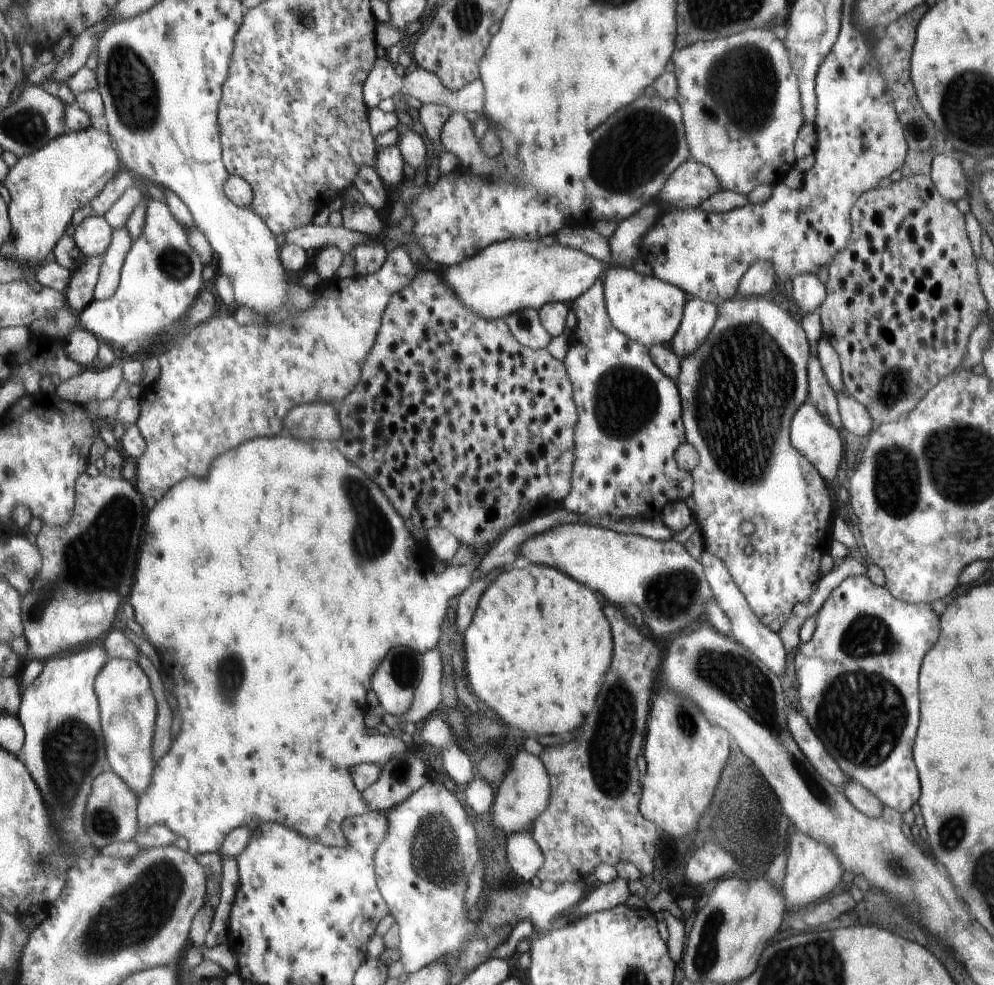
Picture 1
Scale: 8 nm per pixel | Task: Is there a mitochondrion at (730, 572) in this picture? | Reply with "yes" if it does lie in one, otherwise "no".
no

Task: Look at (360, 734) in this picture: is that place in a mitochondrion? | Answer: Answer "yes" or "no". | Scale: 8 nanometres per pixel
no

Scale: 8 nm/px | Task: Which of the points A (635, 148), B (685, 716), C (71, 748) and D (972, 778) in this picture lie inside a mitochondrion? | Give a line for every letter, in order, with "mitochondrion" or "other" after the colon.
A: mitochondrion
B: mitochondrion
C: mitochondrion
D: other

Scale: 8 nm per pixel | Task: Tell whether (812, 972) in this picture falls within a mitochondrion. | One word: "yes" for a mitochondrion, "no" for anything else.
yes

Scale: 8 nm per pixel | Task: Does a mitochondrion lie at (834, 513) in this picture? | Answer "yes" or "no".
no

